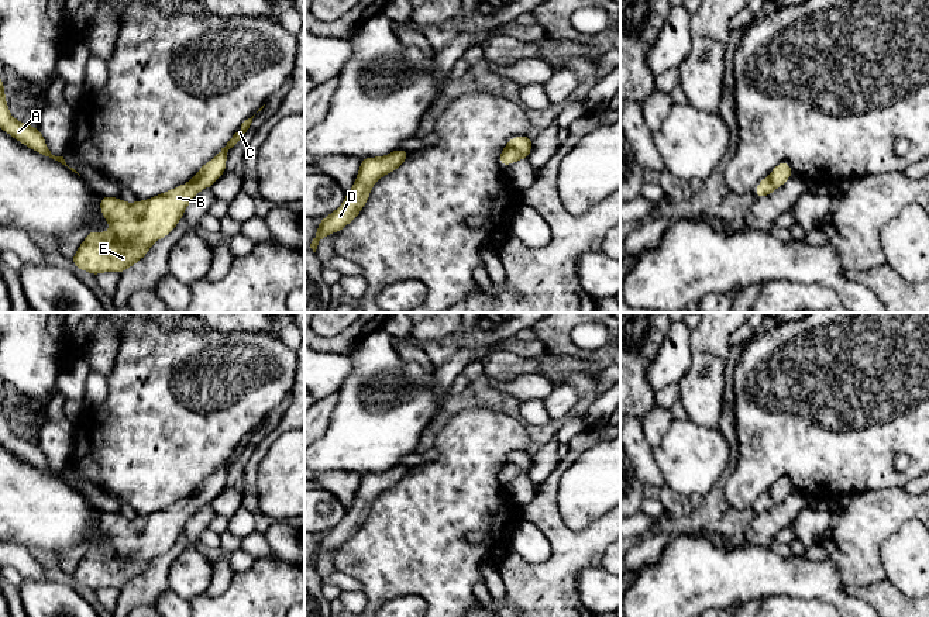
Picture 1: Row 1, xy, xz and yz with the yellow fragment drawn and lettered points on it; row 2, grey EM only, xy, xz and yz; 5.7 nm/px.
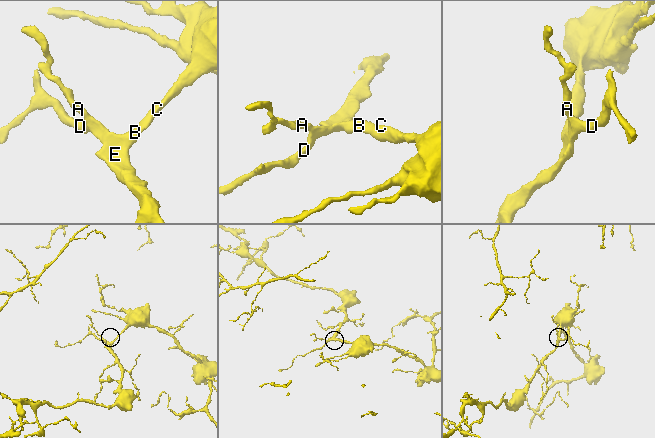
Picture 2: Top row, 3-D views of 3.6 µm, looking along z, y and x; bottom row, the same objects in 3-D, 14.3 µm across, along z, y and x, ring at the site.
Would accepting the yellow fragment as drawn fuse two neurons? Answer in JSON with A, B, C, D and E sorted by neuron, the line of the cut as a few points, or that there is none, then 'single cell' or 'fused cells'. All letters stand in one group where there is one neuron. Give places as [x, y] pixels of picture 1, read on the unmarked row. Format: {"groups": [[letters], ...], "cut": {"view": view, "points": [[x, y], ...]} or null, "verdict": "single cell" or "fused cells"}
{"groups": [["A", "B", "C", "D", "E"]], "cut": null, "verdict": "single cell"}

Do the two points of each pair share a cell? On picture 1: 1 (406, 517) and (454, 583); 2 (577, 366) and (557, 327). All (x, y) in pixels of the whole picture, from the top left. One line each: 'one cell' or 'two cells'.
1: one cell
2: two cells

